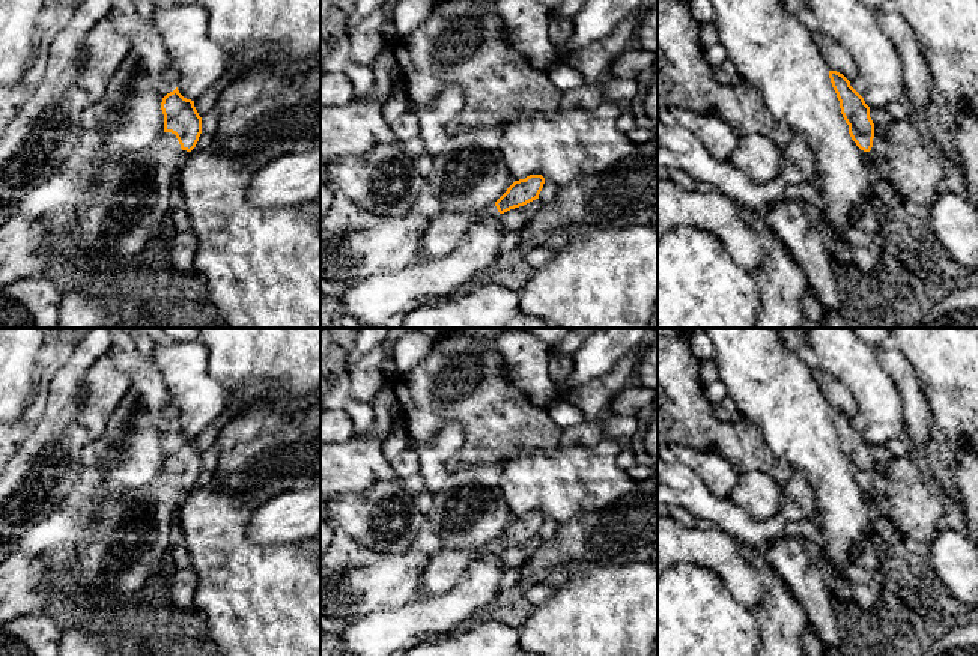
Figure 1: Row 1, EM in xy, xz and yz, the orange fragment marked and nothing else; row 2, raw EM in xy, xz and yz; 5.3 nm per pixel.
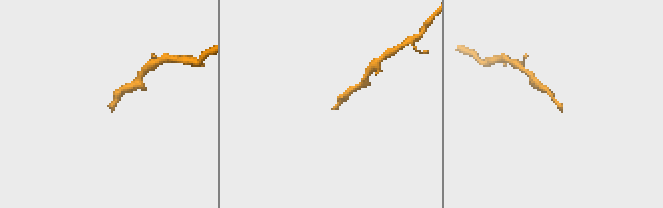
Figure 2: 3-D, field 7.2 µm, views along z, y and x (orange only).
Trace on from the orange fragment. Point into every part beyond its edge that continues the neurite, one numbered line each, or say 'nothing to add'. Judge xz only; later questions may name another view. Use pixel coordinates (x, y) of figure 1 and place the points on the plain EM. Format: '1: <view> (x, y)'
1: xz (491, 548)

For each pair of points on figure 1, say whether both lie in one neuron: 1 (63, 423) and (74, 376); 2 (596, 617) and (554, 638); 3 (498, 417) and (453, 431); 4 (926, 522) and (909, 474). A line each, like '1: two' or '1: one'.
1: one
2: one
3: two
4: one

